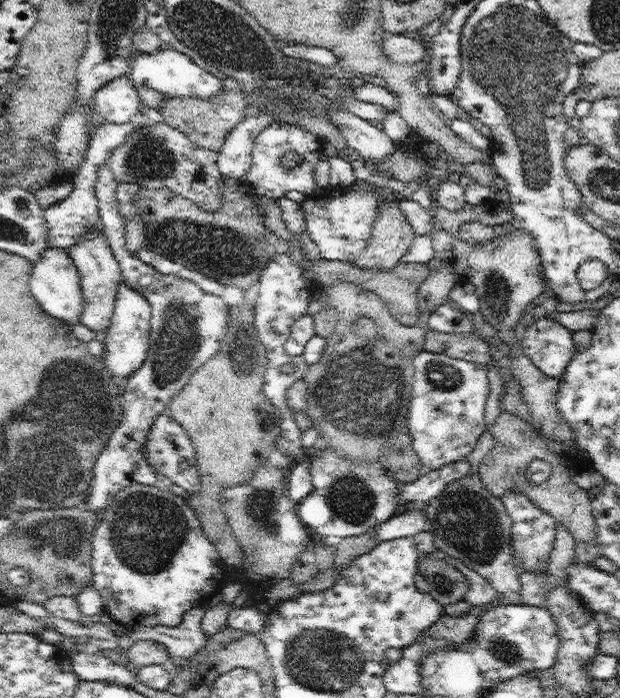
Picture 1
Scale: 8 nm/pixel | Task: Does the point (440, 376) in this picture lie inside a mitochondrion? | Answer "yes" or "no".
yes

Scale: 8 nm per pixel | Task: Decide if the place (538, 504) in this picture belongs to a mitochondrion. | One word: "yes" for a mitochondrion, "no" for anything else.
no

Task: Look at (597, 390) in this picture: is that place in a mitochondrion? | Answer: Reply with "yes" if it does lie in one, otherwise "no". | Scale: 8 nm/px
no

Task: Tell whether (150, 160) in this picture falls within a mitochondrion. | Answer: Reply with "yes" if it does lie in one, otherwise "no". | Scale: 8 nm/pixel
yes

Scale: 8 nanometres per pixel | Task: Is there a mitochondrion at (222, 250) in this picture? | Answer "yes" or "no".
yes

